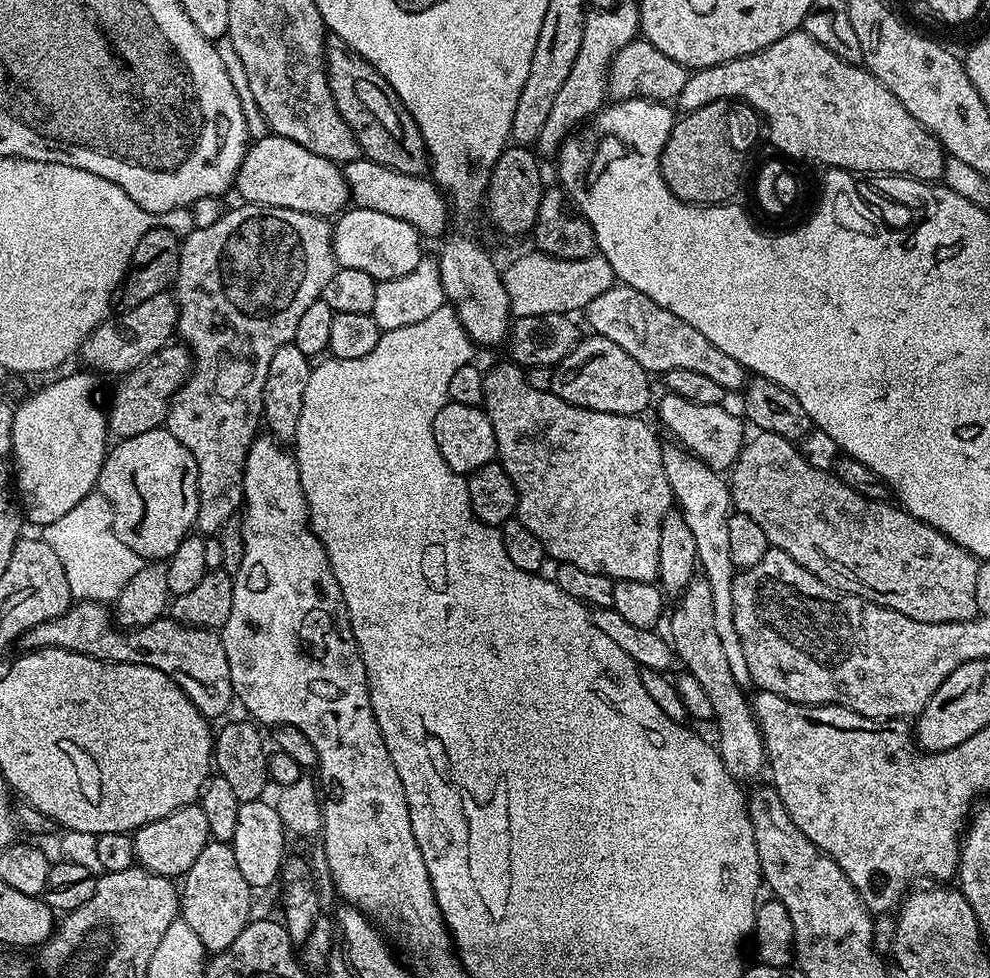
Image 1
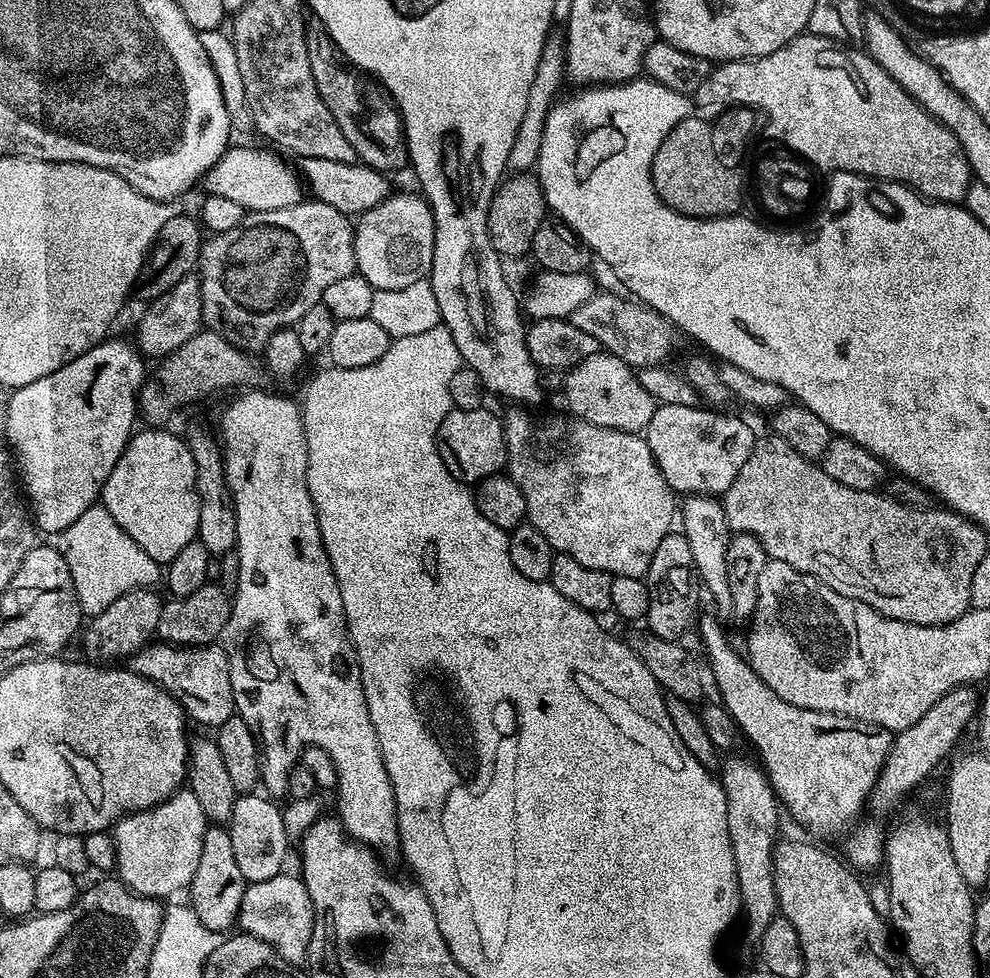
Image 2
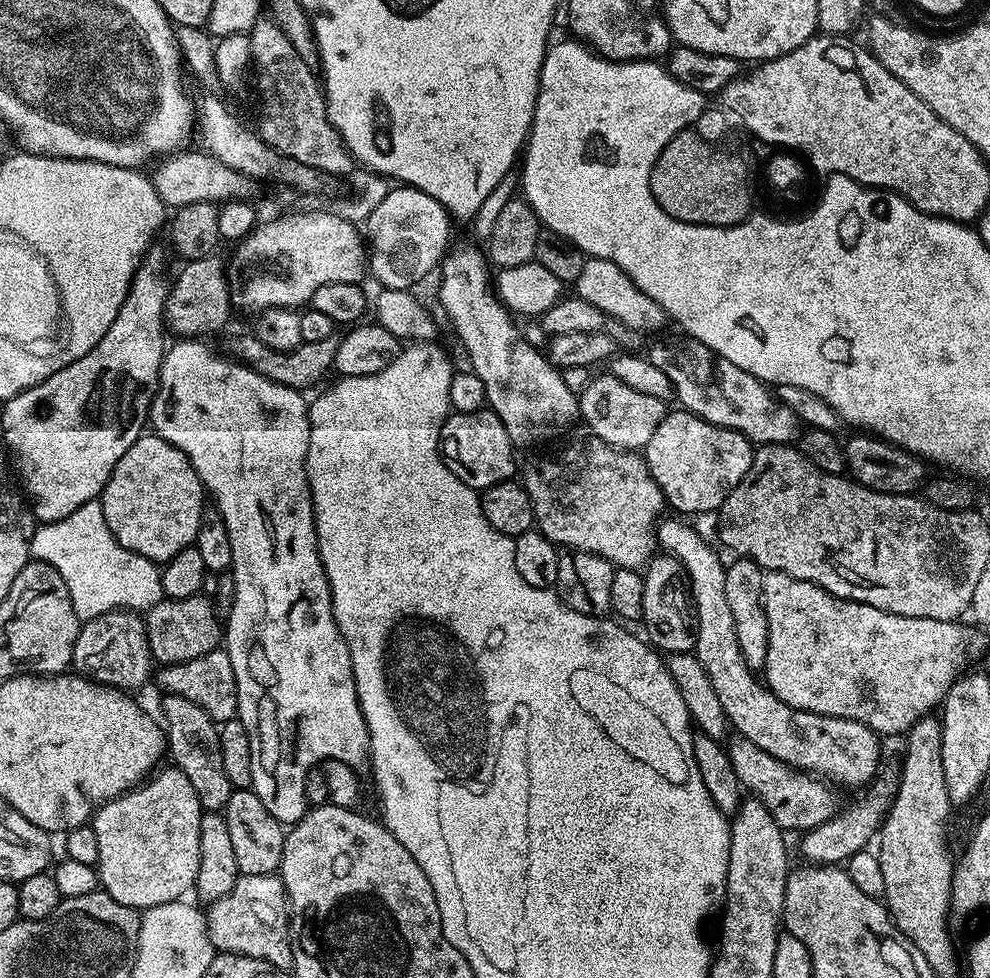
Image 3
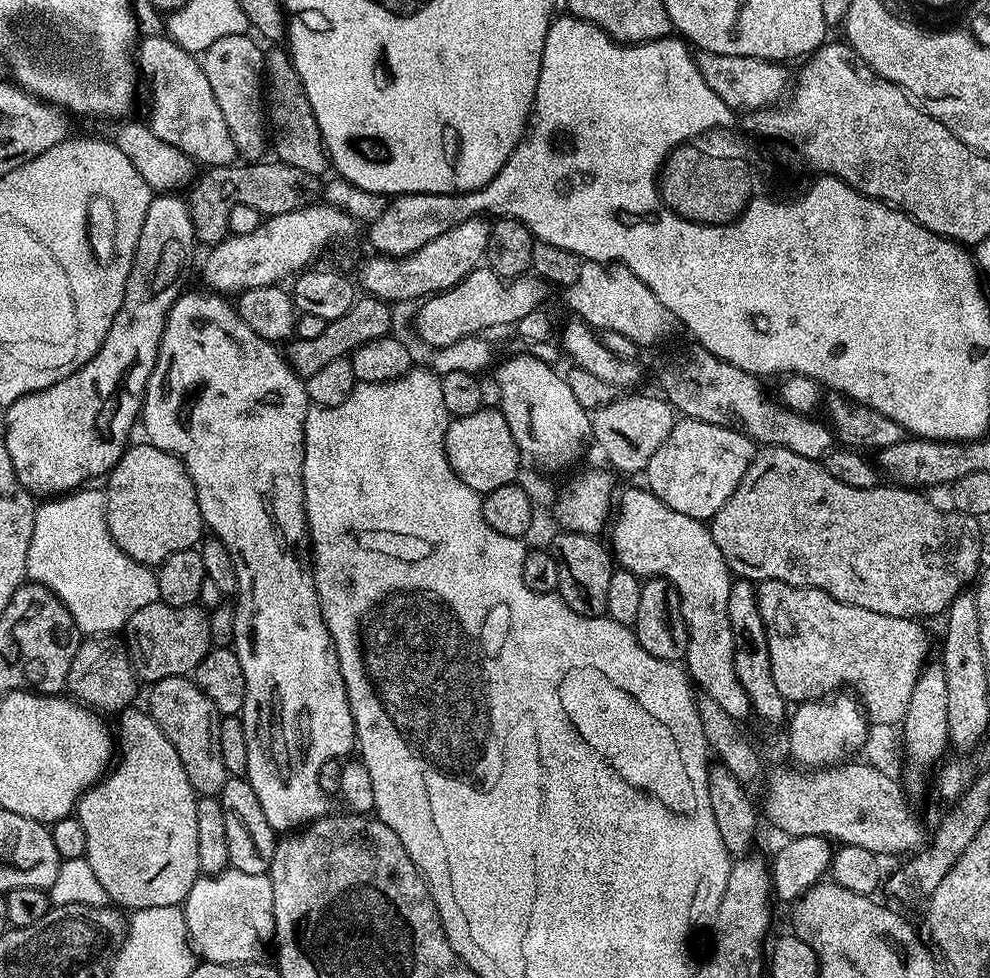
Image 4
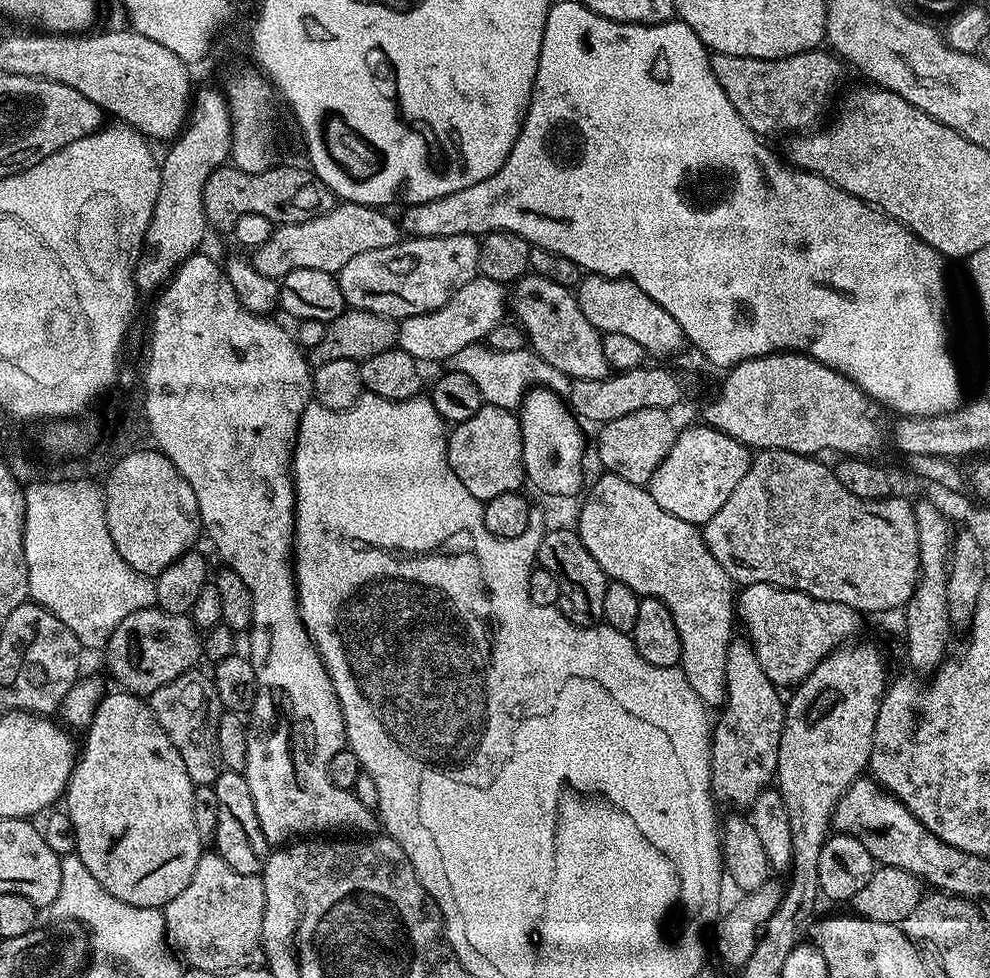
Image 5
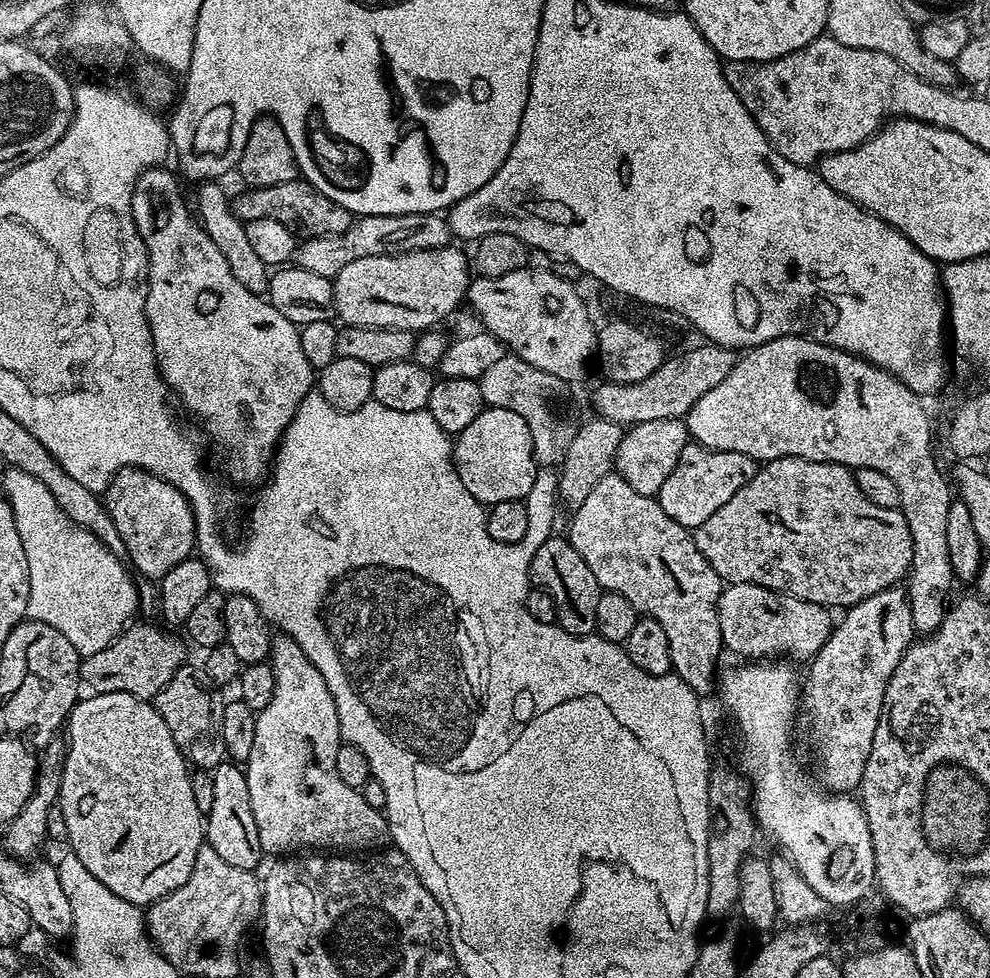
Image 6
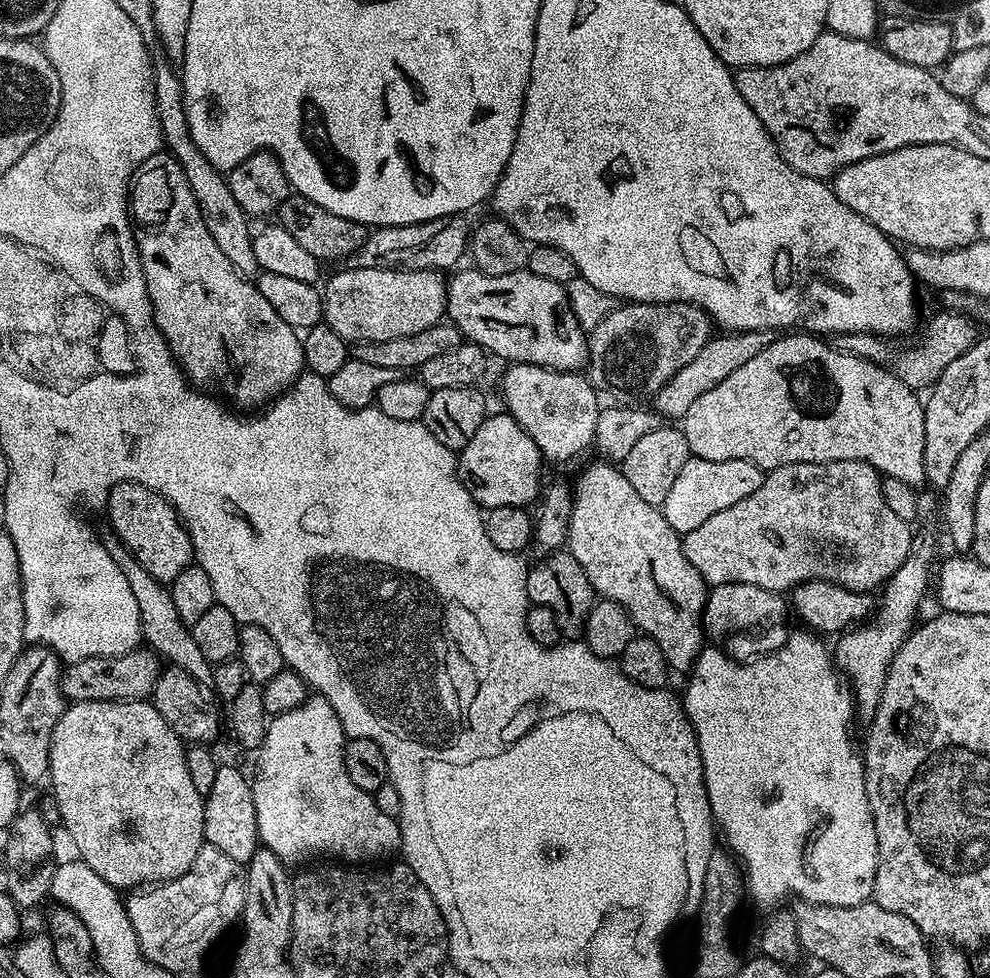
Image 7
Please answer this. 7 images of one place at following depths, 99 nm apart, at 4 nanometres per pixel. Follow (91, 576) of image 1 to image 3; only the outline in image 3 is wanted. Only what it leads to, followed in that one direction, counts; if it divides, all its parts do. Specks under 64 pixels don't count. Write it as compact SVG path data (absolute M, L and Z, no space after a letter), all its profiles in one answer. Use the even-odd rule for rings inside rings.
M40 526L37 527L36 533L32 535L32 556L35 559L41 560L43 564L49 564L54 566L54 570L58 570L58 574L62 574L62 582L66 582L66 590L70 590L70 598L72 599L72 605L74 610L78 614L80 621L86 621L90 618L98 618L98 614L106 614L107 612L113 612L119 608L130 608L133 610L147 610L153 608L159 600L165 599L164 591L162 590L162 578L160 577L161 569L158 567L157 561L147 560L142 558L142 554L134 554L130 550L126 550L122 545L113 538L110 534L110 530L103 526L97 526L97 528L64 528L68 526ZM100 540L104 543L104 560L95 560L92 557L92 551L99 546Z

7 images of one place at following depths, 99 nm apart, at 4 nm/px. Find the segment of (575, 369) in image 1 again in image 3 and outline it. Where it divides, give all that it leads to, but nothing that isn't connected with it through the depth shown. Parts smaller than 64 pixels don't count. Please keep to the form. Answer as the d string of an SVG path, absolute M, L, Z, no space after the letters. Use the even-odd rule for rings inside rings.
M610 374L593 375L584 391L579 393L578 399L580 416L588 423L591 435L626 452L644 449L666 414L665 401L650 398L650 394L641 394L639 390L626 386L626 382L618 382L618 378Z

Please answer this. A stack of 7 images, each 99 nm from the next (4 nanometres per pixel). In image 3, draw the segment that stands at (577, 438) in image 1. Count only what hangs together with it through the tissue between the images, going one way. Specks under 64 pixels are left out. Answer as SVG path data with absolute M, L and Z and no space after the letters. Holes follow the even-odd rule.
M595 438L589 441L561 460L536 460L525 470L522 483L534 506L535 527L561 549L598 554L616 568L643 569L658 548L656 529L666 512L662 490L639 451L626 452Z

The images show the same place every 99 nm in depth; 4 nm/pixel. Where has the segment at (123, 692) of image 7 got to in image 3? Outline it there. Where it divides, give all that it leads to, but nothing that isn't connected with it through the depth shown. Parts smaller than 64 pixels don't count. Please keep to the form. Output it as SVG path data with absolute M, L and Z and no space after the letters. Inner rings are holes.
M204 594L181 600L159 600L153 608L147 609L144 625L153 661L160 666L202 658L202 654L217 651L222 644L221 617L216 615L215 603Z

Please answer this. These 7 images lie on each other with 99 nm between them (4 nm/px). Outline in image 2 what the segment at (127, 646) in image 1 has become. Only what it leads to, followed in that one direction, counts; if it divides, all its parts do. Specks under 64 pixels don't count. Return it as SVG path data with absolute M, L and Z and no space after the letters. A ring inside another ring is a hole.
M149 642L126 661L131 671L164 688L192 716L208 730L222 726L236 712L234 690L230 686L230 662L219 643L199 648L186 648L163 642Z

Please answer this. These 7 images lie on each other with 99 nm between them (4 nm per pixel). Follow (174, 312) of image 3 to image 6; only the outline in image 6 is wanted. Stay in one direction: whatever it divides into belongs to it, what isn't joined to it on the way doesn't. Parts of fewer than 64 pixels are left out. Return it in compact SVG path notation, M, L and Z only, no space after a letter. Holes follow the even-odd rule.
M438 212L361 216L353 219L350 227L337 236L309 236L301 239L294 260L299 267L314 270L314 274L334 278L342 266L350 266L350 262L358 262L358 258L446 248L452 239L447 219Z

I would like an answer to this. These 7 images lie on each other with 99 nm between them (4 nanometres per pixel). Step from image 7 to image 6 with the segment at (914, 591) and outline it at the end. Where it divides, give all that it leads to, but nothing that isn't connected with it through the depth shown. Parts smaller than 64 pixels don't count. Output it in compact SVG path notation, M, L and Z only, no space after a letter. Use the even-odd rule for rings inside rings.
M900 586L870 594L870 598L853 604L841 616L844 617L839 617L822 650L807 665L808 681L802 684L802 724L808 727L808 744L820 771L819 783L829 793L852 794L859 789L866 758L870 758L870 745L874 743L874 730L878 730L890 674L898 670L898 662L902 662L904 652L914 642L916 627L910 618L907 591Z

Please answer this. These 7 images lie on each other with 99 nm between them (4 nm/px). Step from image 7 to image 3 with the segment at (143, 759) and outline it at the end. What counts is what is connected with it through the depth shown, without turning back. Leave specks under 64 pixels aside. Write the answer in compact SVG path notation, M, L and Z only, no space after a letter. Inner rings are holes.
M167 767L149 775L137 788L131 788L100 805L90 821L94 834L98 834L98 862L94 867L99 887L108 892L114 902L122 902L122 906L137 910L147 910L187 897L187 892L195 889L198 878L198 826L202 815L198 794L194 794L194 786L190 786L182 770Z

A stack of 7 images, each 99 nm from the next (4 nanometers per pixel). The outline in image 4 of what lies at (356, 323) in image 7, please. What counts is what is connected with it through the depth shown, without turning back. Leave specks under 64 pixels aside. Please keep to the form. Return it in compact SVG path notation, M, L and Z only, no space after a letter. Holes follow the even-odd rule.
M475 216L462 222L462 226L454 226L454 230L446 230L446 234L438 234L438 238L426 242L426 246L408 256L373 255L373 260L366 261L360 268L359 287L367 295L389 302L419 301L435 293L447 292L485 259L491 233L492 224L485 217Z

